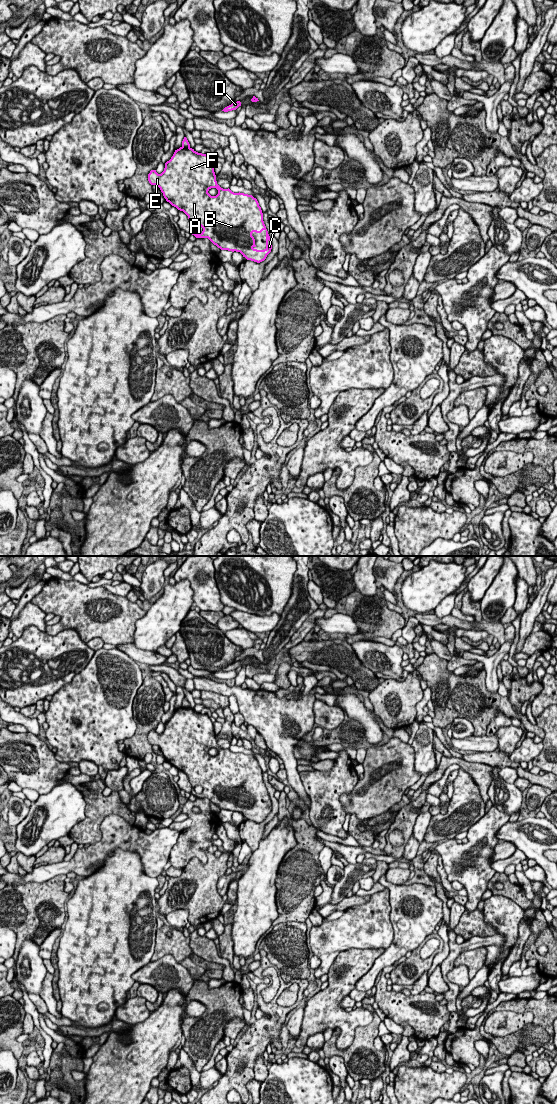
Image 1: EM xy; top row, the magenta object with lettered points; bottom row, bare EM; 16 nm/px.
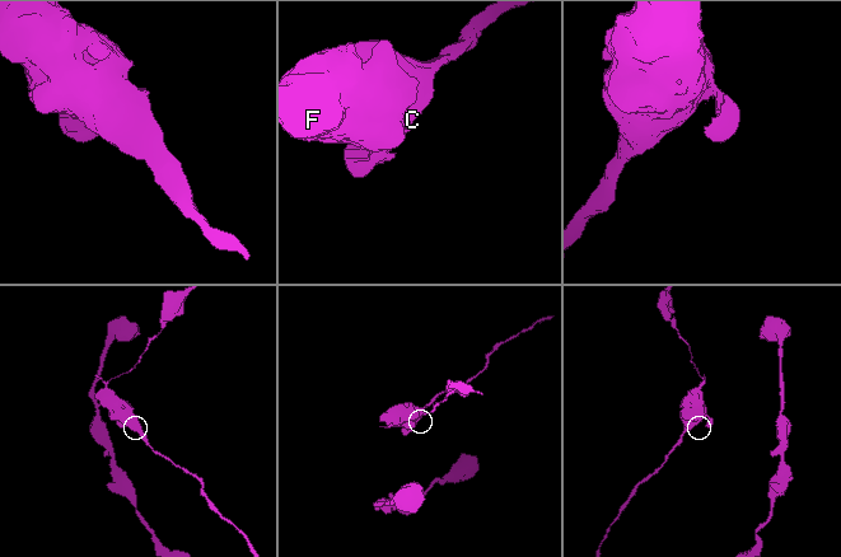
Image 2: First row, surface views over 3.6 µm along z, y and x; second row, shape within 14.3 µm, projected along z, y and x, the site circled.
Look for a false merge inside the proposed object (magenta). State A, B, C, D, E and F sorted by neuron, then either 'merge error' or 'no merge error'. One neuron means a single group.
A B C E F / D | merge error

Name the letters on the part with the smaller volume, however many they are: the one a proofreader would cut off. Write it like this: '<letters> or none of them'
D

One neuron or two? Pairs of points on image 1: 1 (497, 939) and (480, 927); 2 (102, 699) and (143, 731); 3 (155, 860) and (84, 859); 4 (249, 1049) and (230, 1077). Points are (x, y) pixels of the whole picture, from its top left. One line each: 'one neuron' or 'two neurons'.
1: two neurons
2: two neurons
3: one neuron
4: one neuron

